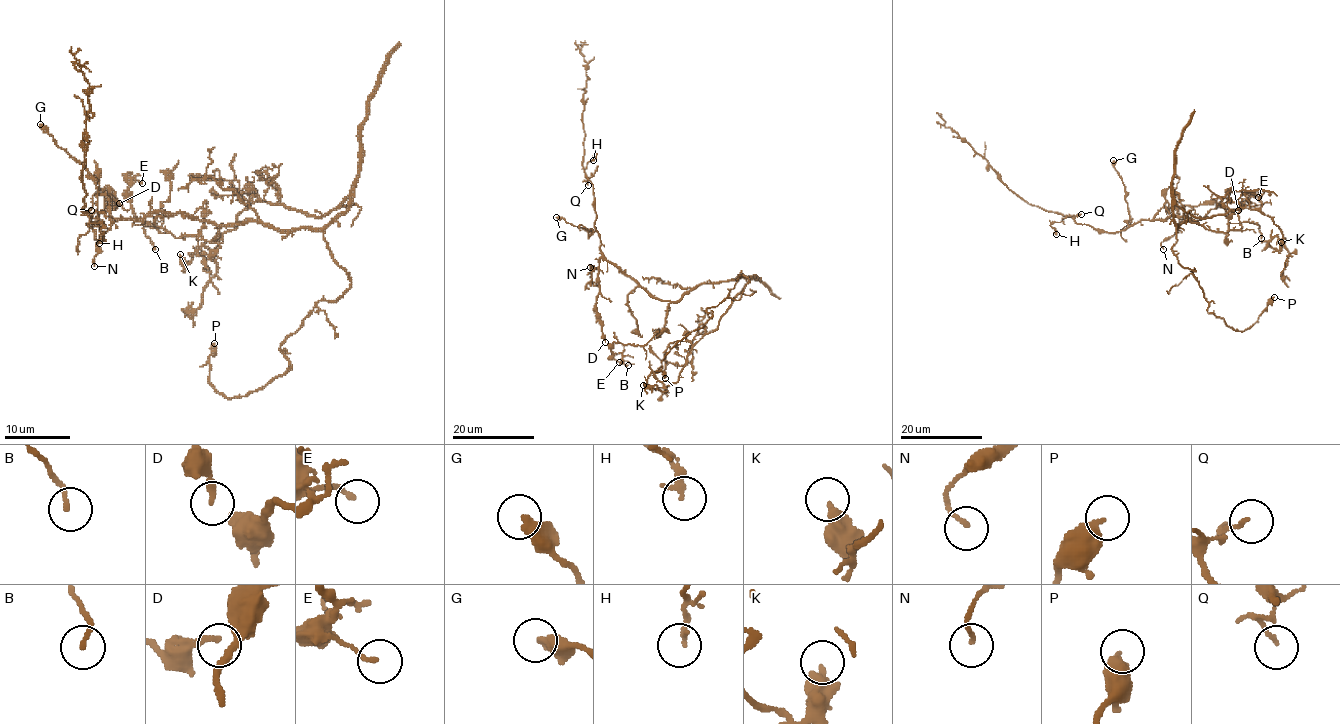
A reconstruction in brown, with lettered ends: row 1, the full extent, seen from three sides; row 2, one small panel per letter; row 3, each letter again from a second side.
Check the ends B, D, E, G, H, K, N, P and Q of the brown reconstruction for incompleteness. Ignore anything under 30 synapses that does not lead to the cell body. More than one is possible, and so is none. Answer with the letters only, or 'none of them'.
none of them

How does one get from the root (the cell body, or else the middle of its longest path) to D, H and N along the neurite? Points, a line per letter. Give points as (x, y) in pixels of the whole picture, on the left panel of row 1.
D: (193, 220), (163, 211), (114, 218), (104, 195), (107, 192), (119, 203)
H: (193, 220), (163, 211), (111, 220), (104, 239), (86, 215), (102, 226), (99, 243)
N: (193, 220), (163, 211), (114, 218), (107, 200), (92, 226), (97, 241), (94, 266)

